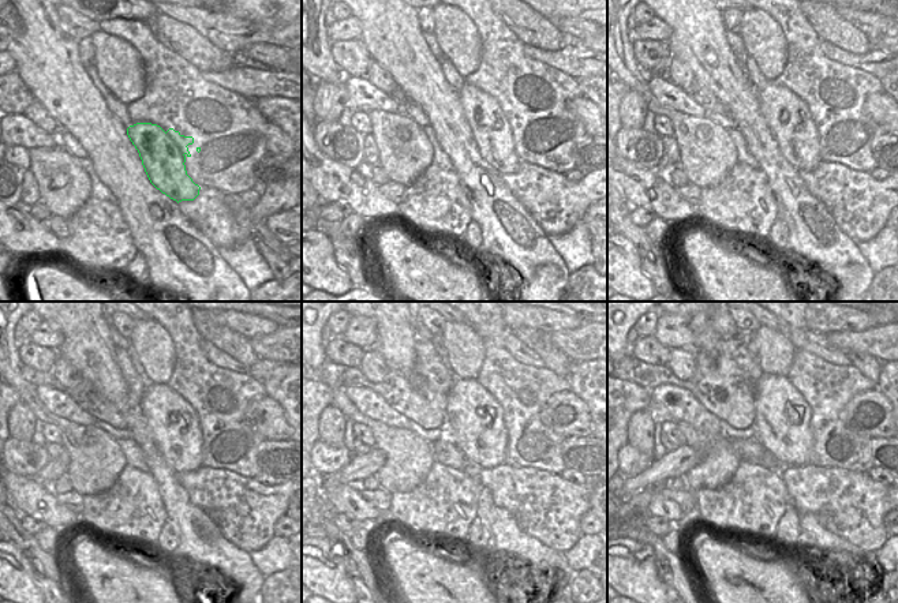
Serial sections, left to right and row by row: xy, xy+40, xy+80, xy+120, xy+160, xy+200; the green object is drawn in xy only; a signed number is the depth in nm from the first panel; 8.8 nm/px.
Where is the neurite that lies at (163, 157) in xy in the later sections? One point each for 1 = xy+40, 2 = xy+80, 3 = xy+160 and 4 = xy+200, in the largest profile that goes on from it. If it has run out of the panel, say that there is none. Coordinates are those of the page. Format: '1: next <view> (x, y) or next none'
1: next xy+40 (489, 127)
2: next xy+80 (788, 116)
3: next xy+160 (475, 416)
4: next xy+200 (782, 416)

